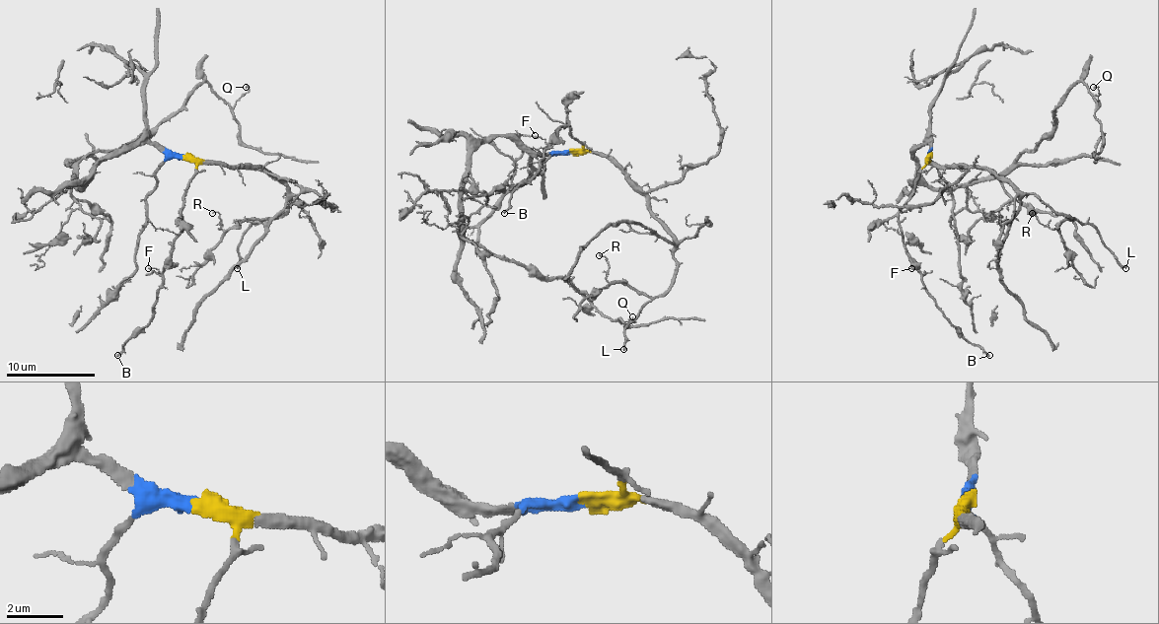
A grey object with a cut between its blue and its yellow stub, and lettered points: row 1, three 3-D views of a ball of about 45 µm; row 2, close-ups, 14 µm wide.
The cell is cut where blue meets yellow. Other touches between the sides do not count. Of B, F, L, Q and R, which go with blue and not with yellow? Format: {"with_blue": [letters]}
{"with_blue": ["Q"]}

